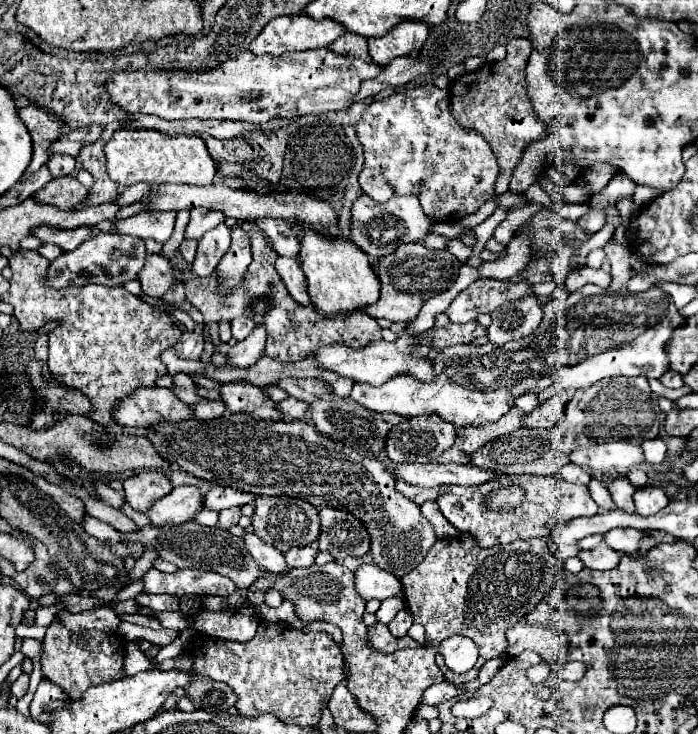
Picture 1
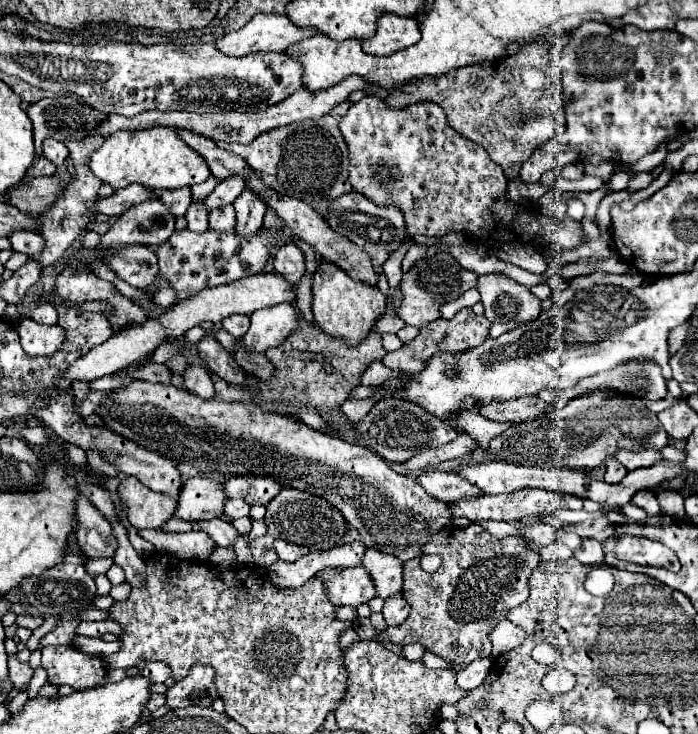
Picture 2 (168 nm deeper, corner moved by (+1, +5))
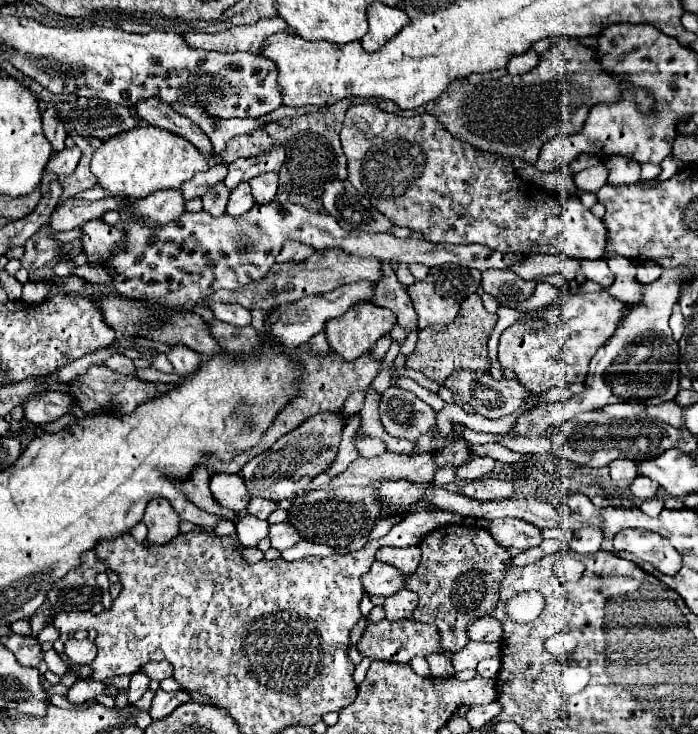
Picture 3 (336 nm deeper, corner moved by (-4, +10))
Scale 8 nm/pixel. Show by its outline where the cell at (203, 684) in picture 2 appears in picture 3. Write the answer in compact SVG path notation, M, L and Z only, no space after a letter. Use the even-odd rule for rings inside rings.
M158 688L158 690L156 690L156 696L154 696L154 700L152 700L150 712L152 712L154 716L162 718L162 716L168 716L174 708L178 708L180 704L184 704L184 702L188 702L188 700L192 700L192 698L190 698L190 694L188 694L186 690L164 692L164 690Z

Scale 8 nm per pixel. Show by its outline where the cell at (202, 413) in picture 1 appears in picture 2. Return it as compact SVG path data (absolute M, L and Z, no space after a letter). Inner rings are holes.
M189 363L185 373L183 373L183 381L185 381L185 387L195 393L197 397L201 399L211 399L215 389L213 389L213 381L209 377L209 373L205 371L203 365L195 365L195 363Z

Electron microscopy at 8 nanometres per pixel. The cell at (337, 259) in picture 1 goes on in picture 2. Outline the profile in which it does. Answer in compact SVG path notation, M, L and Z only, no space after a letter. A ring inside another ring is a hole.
M319 263L313 277L313 315L317 325L331 337L343 339L347 345L359 345L385 313L385 297L377 287L363 285L347 277L333 263Z

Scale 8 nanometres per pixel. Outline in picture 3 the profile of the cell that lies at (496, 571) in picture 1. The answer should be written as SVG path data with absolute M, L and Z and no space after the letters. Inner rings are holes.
M448 524L448 526L440 526L440 528L432 530L430 534L426 534L422 538L422 542L418 546L422 550L422 560L420 560L416 572L412 576L408 576L408 580L406 580L406 588L416 592L420 598L420 604L414 610L412 620L436 626L440 632L442 652L456 654L470 642L468 632L466 632L468 624L474 624L476 620L480 620L480 616L490 616L492 608L496 608L498 598L500 598L500 584L502 584L508 568L512 566L512 554L504 546L496 544L496 540L492 540L492 534L486 528L460 526L460 524Z

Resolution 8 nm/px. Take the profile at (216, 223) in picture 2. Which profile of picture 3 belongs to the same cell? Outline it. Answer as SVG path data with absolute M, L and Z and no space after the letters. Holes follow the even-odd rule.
M248 182L238 184L230 194L226 214L240 216L240 214L248 212L248 208L252 208L252 204L254 204L254 200L252 200L252 192L250 192L250 184Z

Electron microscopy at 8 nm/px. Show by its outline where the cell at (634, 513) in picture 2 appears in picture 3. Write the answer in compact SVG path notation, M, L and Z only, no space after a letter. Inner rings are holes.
M652 498L652 500L646 500L646 502L640 504L640 510L642 510L644 514L652 516L652 518L656 518L662 508L664 508L664 504L662 504L662 500L658 500L658 498Z

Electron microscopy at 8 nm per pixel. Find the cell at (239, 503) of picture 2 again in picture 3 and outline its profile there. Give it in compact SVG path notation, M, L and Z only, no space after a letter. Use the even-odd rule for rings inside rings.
M250 498L250 502L248 502L248 512L250 514L254 514L254 516L258 516L258 518L266 518L270 512L274 512L276 510L276 502L272 502L272 500L264 500L264 498Z

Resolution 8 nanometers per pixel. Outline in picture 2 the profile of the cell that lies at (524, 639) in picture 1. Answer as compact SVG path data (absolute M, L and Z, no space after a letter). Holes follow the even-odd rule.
M503 619L499 621L493 631L489 633L489 641L493 645L493 657L499 657L505 651L511 651L515 647L519 647L525 639L523 629L519 629L517 625L511 625L511 621Z

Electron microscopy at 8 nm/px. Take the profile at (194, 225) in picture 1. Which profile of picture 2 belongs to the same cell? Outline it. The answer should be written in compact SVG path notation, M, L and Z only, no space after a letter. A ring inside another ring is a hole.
M233 175L233 177L227 177L227 181L219 181L219 185L211 191L211 195L205 197L205 205L209 207L209 211L229 205L241 195L245 185L247 185L247 177L241 177L241 175Z

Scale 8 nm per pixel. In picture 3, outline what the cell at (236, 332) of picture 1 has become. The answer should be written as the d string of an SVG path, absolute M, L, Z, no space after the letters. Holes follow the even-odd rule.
M214 302L212 306L212 312L218 320L226 322L226 324L232 324L232 326L248 326L252 316L246 308L242 308L240 304L220 304L220 302Z

